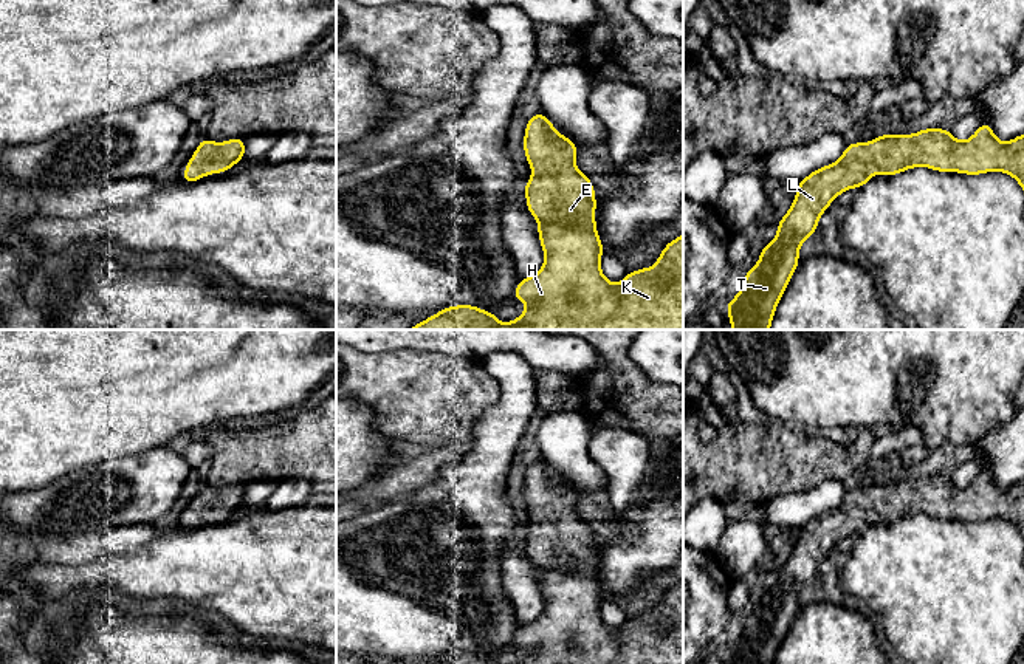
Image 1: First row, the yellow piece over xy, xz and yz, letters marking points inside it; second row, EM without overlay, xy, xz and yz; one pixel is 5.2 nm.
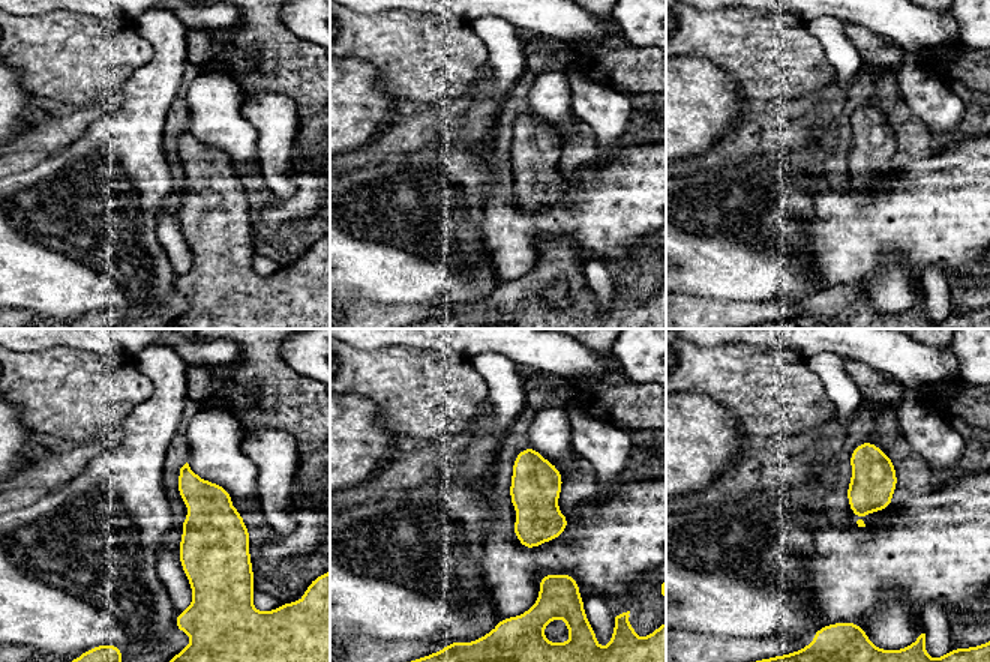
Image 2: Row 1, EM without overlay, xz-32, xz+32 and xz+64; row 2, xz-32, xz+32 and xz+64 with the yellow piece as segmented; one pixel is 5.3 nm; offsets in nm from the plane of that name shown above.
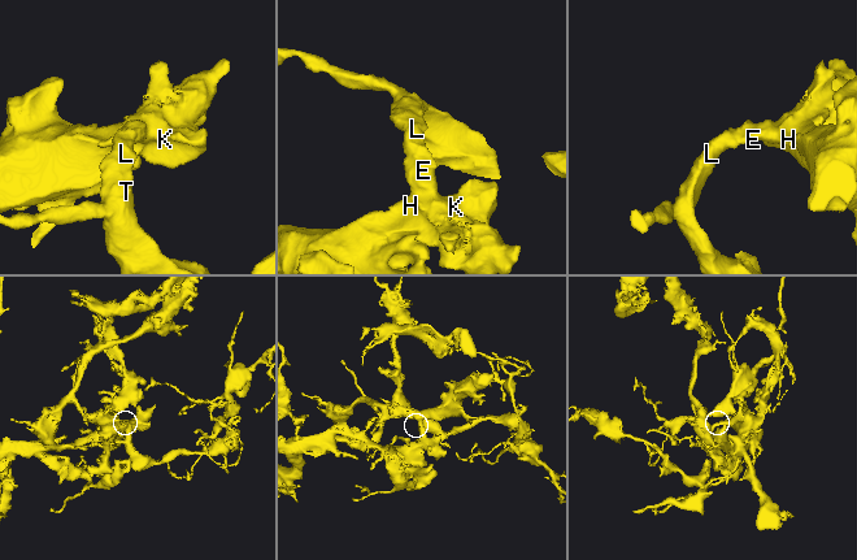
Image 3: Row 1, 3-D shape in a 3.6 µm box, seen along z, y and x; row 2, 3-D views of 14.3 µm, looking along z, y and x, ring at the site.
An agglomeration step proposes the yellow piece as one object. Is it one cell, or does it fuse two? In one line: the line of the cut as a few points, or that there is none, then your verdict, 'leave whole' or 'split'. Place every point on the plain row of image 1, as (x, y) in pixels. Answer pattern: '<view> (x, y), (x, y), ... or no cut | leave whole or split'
no cut | leave whole

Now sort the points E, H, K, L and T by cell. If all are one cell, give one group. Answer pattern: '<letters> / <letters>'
E H K L T

